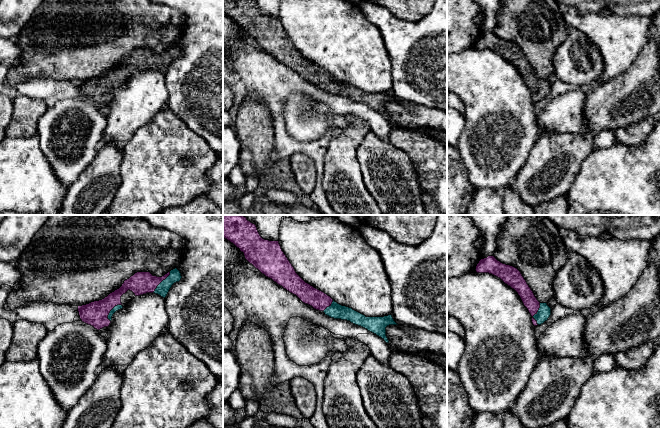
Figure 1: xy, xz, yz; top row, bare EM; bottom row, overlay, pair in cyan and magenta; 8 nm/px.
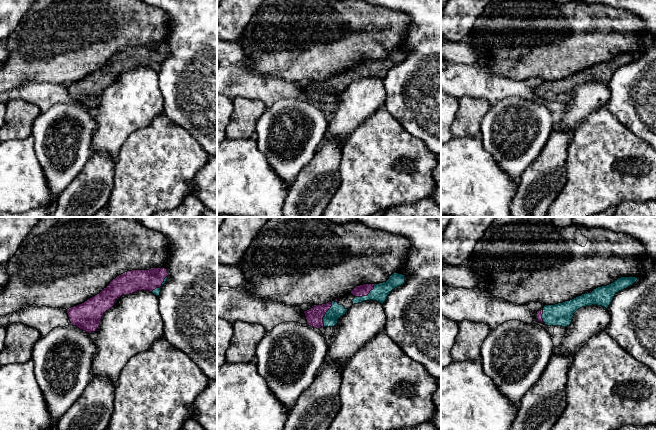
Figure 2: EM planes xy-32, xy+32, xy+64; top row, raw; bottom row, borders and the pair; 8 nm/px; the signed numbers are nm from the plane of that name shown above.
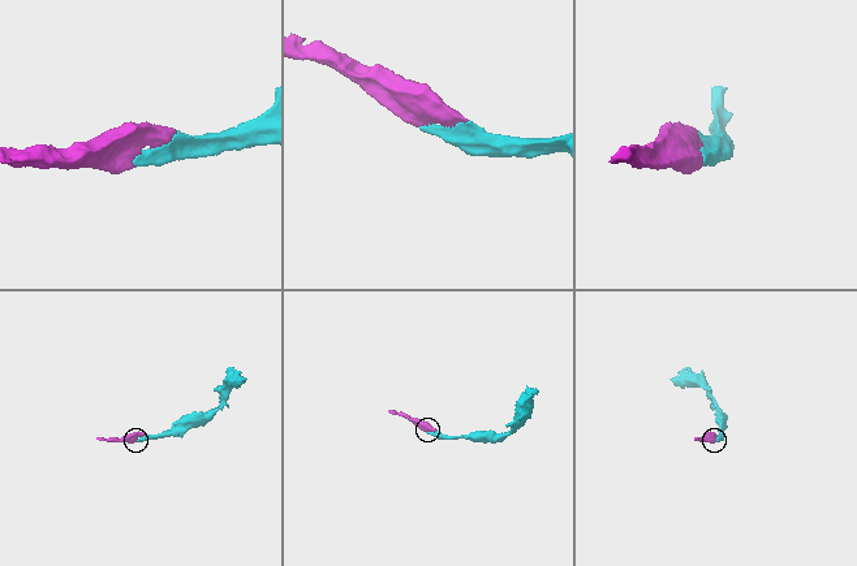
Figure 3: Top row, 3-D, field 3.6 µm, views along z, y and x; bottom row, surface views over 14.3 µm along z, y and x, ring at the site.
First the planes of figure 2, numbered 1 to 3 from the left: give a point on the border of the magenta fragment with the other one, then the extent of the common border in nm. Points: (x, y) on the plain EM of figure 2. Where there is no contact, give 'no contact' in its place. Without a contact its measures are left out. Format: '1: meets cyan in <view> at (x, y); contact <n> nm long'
1: meets cyan in xy-32 at (162, 61); contact 190 nm long
2: meets cyan in xy+32 at (325, 90); contact 220 nm long
3: meets cyan in xy+64 at (542, 93); contact 110 nm long

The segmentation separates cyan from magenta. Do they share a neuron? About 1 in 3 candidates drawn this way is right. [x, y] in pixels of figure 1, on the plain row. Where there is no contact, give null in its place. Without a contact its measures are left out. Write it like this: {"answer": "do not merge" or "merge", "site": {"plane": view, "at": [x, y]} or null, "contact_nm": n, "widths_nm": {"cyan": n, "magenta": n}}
{"answer": "merge", "site": {"plane": "yz", "at": [535, 90]}, "contact_nm": 180, "widths_nm": {"cyan": 110, "magenta": 120}}

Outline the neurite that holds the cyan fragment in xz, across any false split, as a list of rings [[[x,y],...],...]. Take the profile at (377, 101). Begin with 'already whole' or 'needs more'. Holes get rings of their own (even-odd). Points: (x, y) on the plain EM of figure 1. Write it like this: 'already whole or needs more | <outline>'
needs more | [[[223,0],[223,13],[239,24],[245,35],[262,50],[296,71],[303,79],[323,87],[331,94],[361,102],[389,119],[386,103],[398,101],[392,91],[366,93],[352,84],[338,80],[324,68],[306,59],[296,49],[279,17],[263,15],[255,0]]]

